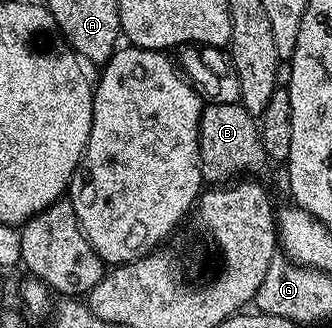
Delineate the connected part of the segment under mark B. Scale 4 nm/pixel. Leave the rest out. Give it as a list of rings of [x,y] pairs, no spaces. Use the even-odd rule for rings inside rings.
[[[240,102],[206,103],[202,107],[199,122],[199,154],[201,155],[201,179],[213,186],[220,185],[222,182],[232,182],[246,174],[257,174],[257,171],[267,164],[258,121]]]

